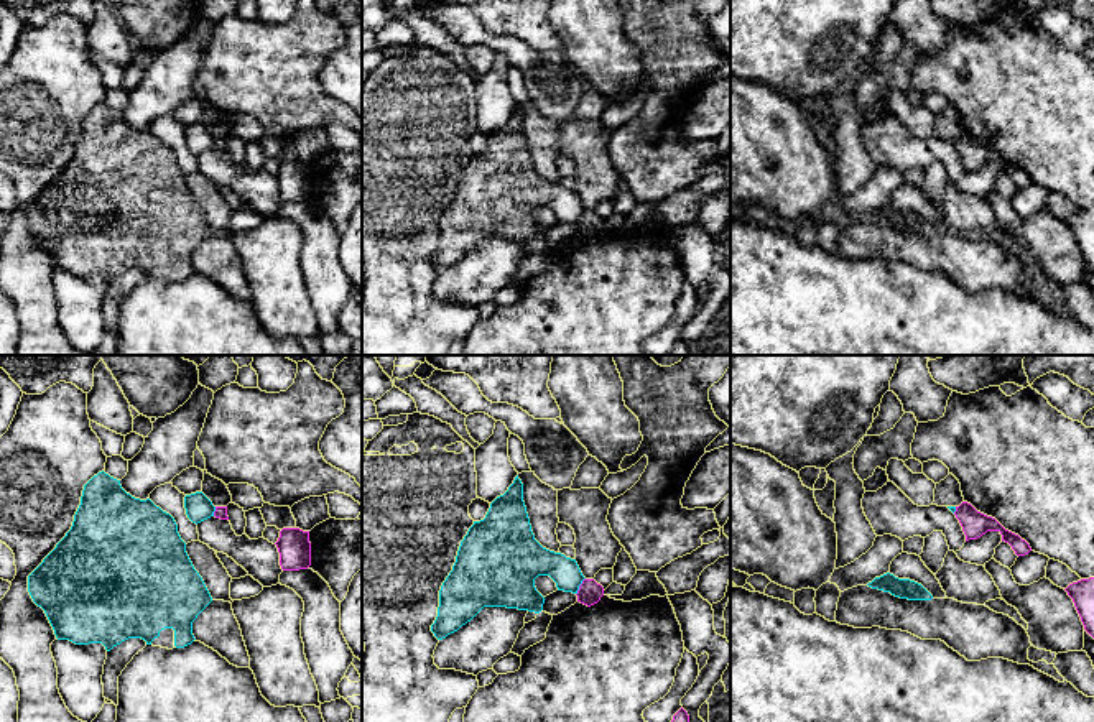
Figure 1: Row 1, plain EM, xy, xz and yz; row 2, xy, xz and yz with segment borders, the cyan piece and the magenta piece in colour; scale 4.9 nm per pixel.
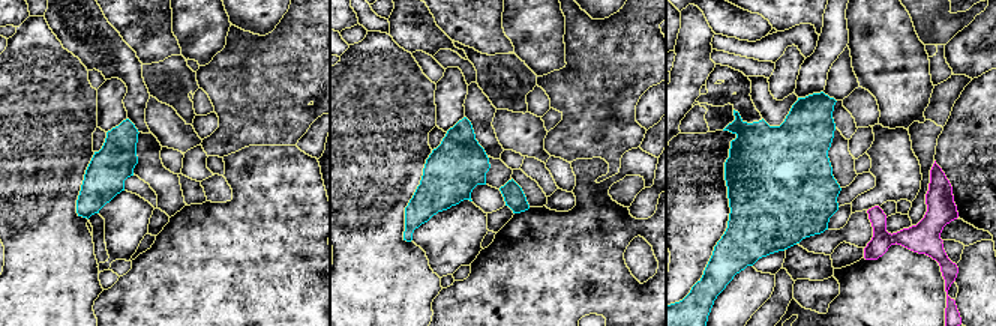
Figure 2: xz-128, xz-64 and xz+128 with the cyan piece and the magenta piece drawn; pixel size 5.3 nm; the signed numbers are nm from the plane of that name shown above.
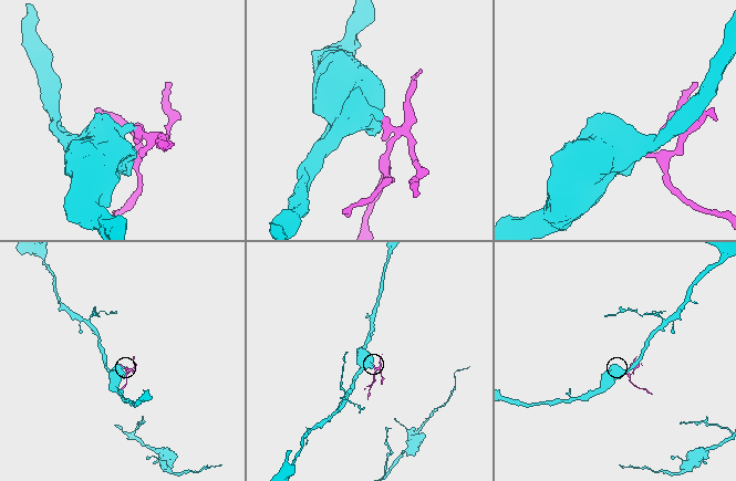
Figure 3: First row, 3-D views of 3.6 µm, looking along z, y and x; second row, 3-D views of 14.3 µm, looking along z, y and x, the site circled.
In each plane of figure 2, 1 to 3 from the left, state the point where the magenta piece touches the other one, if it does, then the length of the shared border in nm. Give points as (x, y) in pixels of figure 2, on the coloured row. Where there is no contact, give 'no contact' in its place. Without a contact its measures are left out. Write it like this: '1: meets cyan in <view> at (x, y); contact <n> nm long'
1: no contact
2: no contact
3: no contact

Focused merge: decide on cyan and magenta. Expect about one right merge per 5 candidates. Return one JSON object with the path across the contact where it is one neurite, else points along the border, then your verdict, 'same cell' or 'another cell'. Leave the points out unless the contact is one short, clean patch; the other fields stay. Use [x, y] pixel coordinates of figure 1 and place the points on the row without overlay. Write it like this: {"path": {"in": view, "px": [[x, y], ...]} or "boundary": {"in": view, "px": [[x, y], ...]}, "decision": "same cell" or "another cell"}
{"boundary": {"in": "xz", "px": [[584, 209], [576, 226]]}, "decision": "another cell"}

